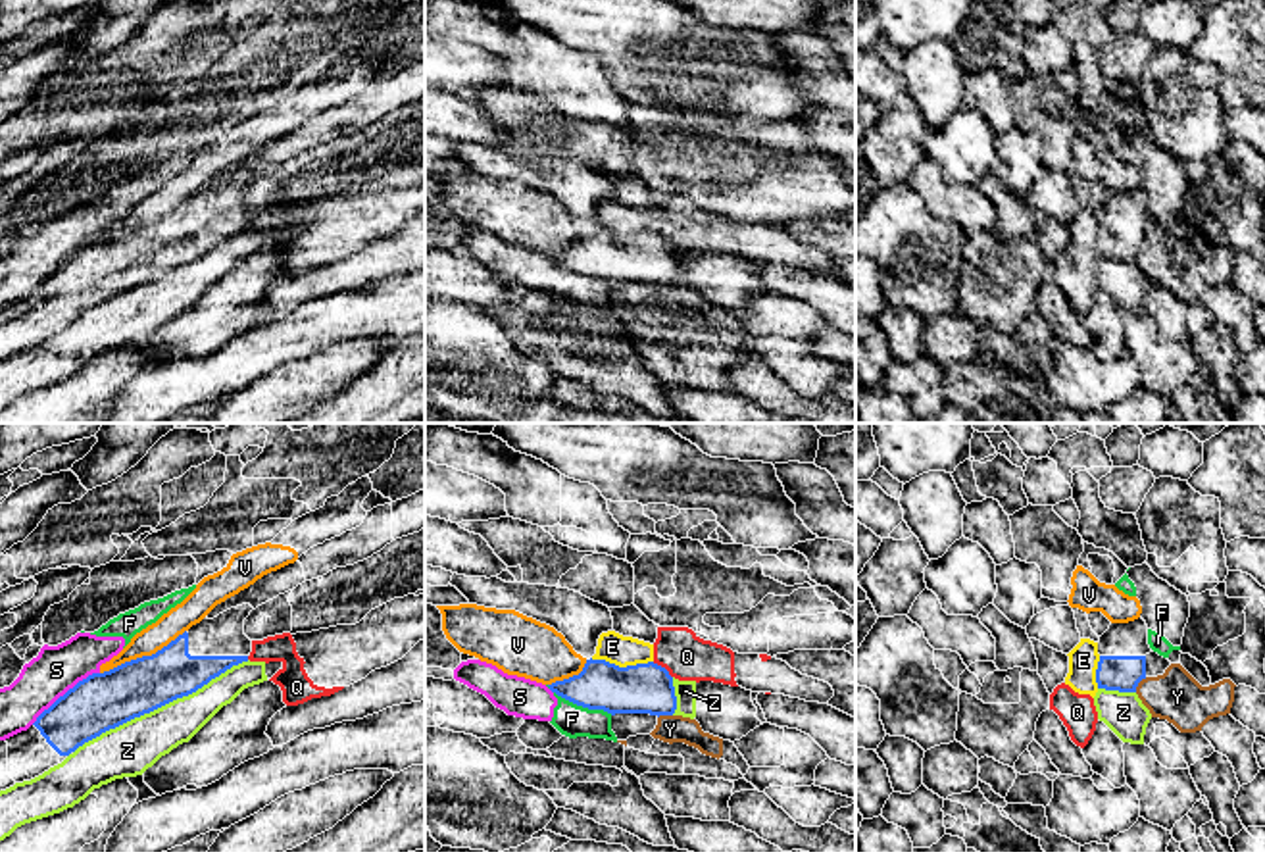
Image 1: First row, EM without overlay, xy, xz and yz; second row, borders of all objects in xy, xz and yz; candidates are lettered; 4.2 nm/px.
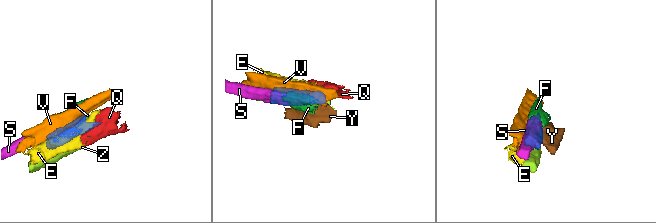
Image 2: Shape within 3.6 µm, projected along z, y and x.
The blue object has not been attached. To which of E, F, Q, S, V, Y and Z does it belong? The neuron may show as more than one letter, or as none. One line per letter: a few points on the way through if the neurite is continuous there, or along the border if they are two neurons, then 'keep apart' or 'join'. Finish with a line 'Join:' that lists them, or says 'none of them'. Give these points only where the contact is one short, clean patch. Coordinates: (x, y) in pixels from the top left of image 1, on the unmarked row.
E: keep apart
F: border xz (554, 260), (577, 274), (602, 277), (612, 283); keep apart
Q: border xz (652, 231), (660, 233), (671, 247); keep apart
S: keep apart
V: keep apart
Y: keep apart
Z: keep apart
Join: none of them

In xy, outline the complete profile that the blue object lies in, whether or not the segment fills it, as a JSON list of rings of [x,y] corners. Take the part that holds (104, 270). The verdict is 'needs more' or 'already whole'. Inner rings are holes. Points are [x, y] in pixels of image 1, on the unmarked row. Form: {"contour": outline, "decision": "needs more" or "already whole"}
{"contour": [[[242,173],[213,188],[204,187],[156,223],[79,250],[44,279],[27,300],[0,310],[0,360],[42,344],[102,302],[188,265],[233,235],[248,231],[252,210],[244,204],[244,188],[252,179],[250,173]]], "decision": "needs more"}

